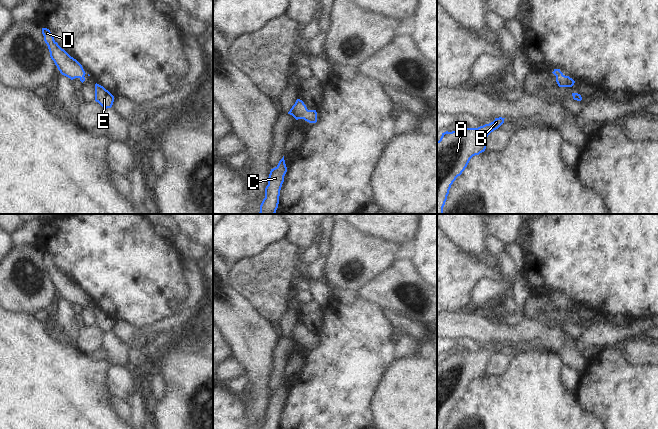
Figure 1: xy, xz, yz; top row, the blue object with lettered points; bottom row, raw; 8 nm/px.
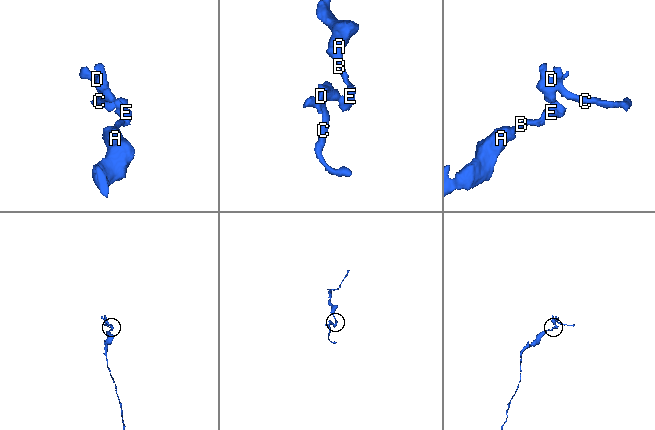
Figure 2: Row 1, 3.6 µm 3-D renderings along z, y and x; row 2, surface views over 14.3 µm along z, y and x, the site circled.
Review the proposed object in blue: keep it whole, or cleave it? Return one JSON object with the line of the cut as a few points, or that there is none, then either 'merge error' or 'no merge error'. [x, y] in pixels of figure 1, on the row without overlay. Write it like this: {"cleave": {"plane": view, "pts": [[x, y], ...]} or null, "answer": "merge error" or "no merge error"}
{"cleave": null, "answer": "no merge error"}

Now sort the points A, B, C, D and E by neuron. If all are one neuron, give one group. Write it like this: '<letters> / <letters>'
A B C D E

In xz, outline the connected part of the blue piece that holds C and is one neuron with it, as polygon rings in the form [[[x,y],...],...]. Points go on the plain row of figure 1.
[[[283,380],[278,389],[270,395],[268,409],[265,412],[265,422],[263,423],[261,429],[279,428],[280,414],[284,406],[286,396],[287,391]]]

